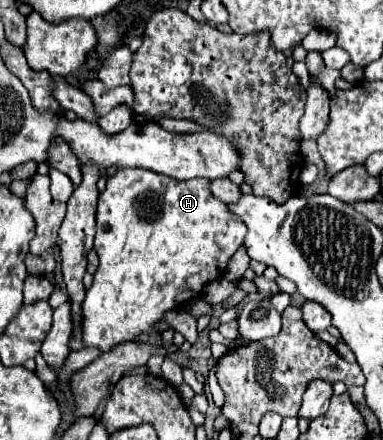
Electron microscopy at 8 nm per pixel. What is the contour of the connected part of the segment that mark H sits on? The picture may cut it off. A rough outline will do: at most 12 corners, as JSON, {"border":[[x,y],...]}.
{"border":[[118,169],[86,347],[148,333],[246,237],[206,179]]}

